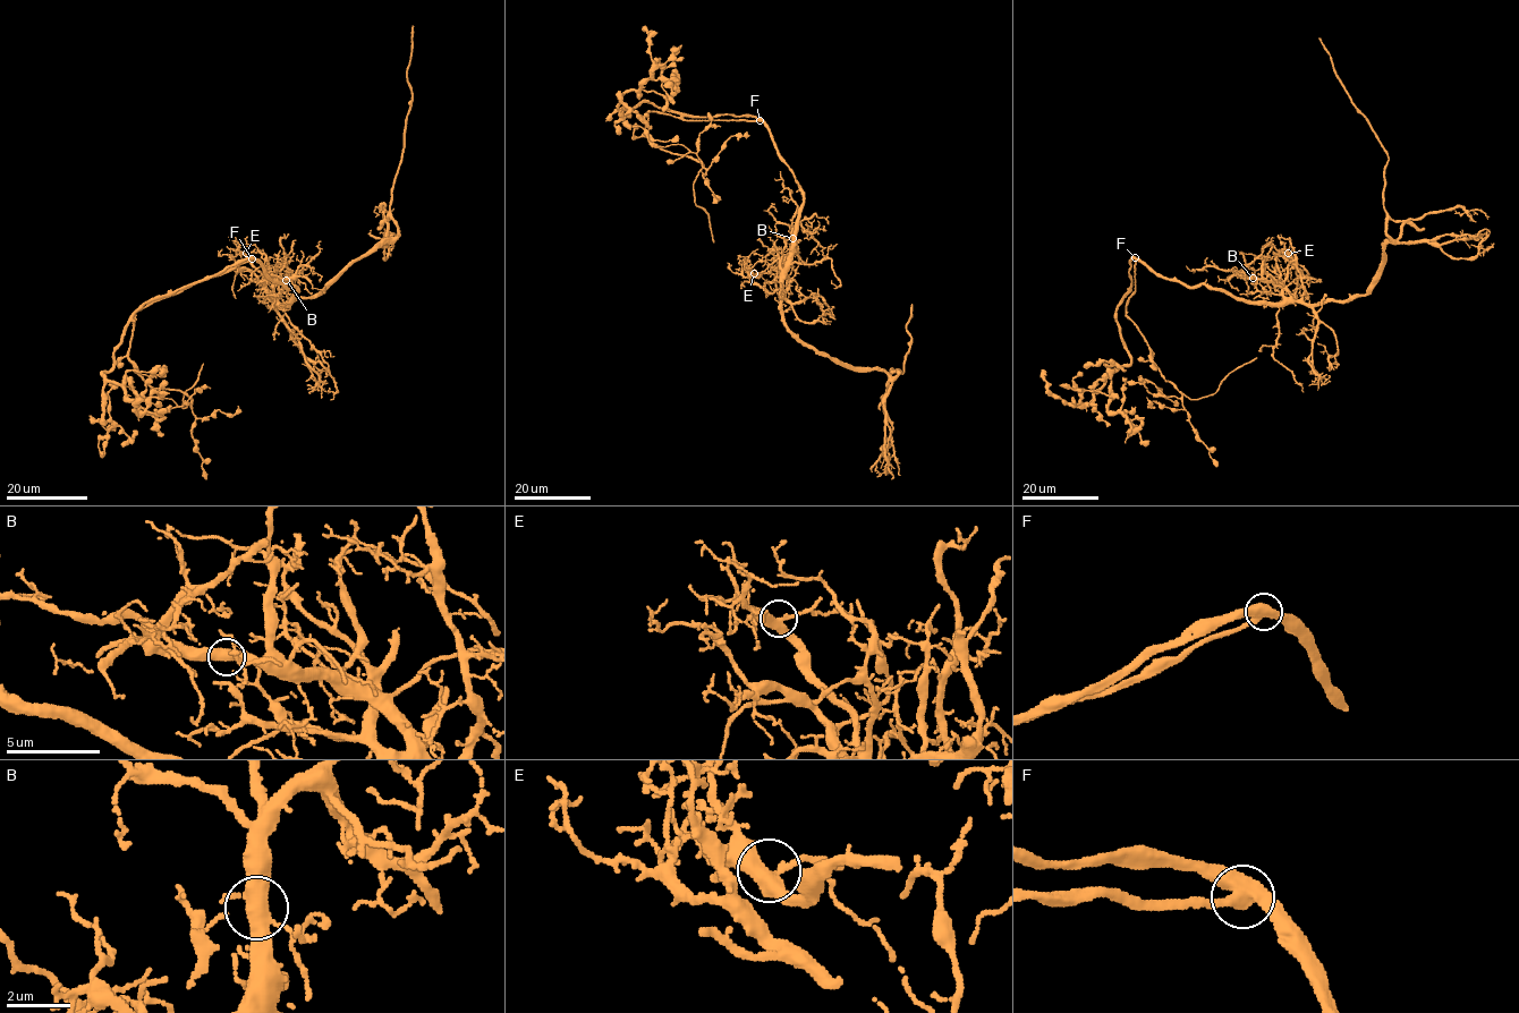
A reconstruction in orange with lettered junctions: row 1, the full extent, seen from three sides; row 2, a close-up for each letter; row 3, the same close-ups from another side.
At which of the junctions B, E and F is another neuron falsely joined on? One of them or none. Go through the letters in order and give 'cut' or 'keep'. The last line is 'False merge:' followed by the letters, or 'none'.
B: keep
E: keep
F: cut
False merge: F

